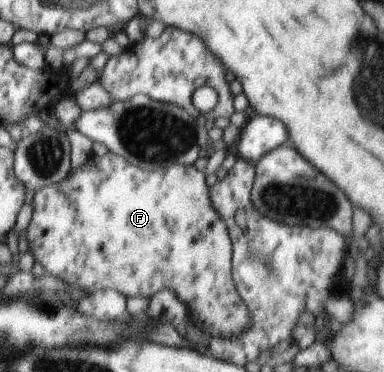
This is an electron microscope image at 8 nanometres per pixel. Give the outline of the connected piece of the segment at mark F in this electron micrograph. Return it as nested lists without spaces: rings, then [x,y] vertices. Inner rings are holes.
[[[109,152],[103,157],[90,156],[88,162],[80,168],[73,171],[62,181],[52,186],[44,187],[37,193],[32,195],[34,204],[34,215],[28,231],[28,241],[31,246],[31,252],[35,257],[35,261],[39,261],[46,269],[47,274],[61,278],[65,285],[71,288],[83,289],[87,295],[93,295],[103,290],[119,290],[129,297],[149,297],[161,293],[165,290],[174,291],[183,303],[189,309],[191,319],[212,338],[219,336],[225,340],[238,338],[243,332],[246,332],[252,326],[252,317],[250,308],[246,306],[246,302],[239,294],[233,278],[233,241],[230,239],[228,227],[223,221],[222,216],[214,208],[212,201],[209,201],[209,189],[205,183],[205,175],[201,170],[191,165],[171,164],[166,168],[150,172],[146,169],[137,167],[132,164],[126,157],[117,155],[115,152]]]

